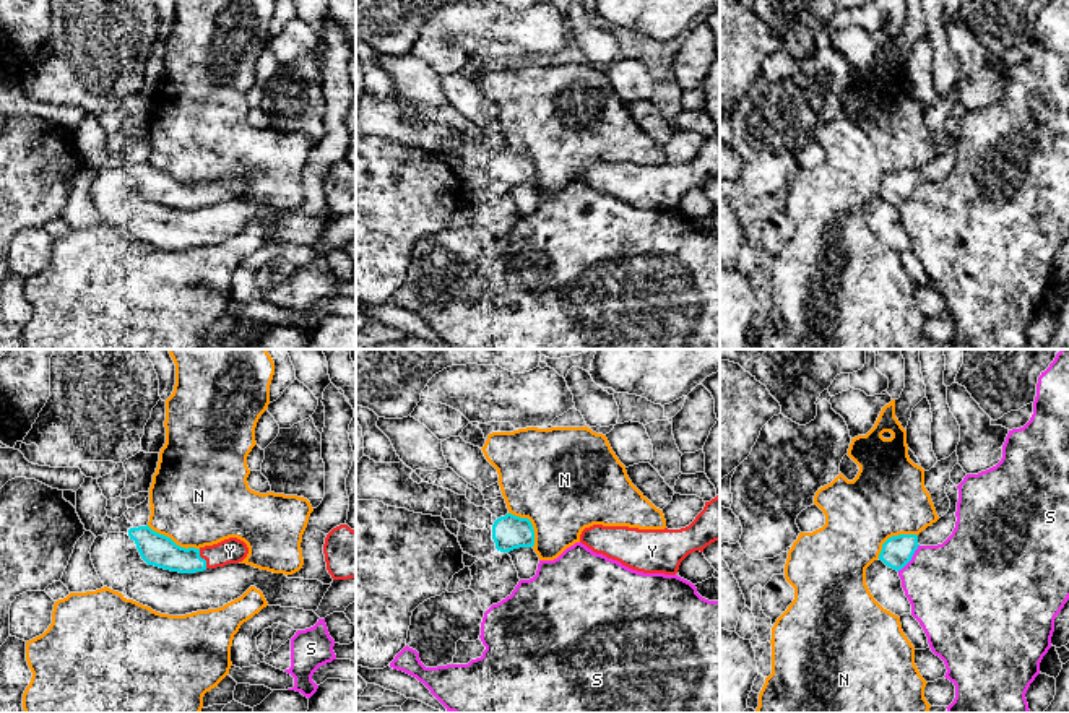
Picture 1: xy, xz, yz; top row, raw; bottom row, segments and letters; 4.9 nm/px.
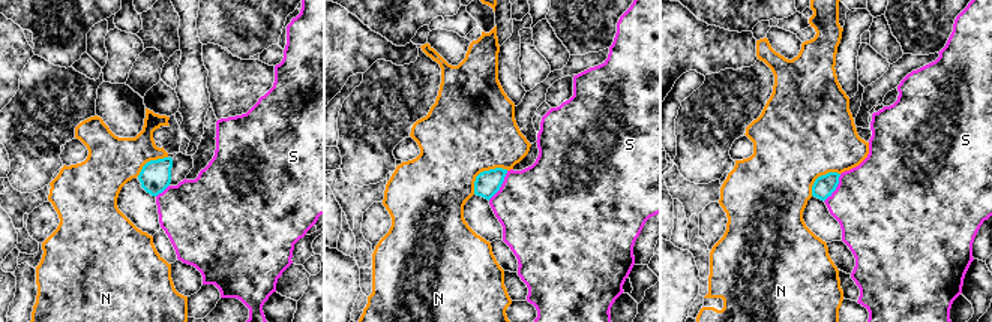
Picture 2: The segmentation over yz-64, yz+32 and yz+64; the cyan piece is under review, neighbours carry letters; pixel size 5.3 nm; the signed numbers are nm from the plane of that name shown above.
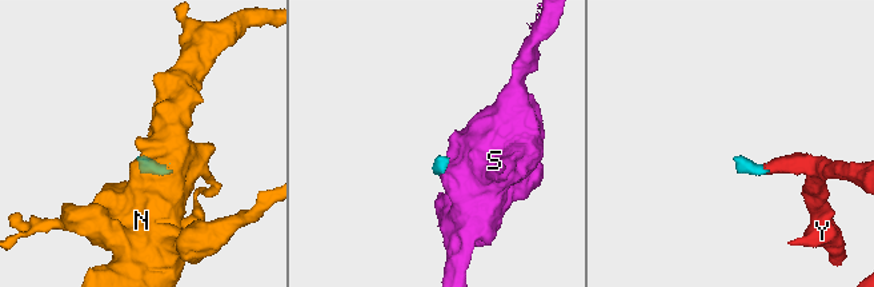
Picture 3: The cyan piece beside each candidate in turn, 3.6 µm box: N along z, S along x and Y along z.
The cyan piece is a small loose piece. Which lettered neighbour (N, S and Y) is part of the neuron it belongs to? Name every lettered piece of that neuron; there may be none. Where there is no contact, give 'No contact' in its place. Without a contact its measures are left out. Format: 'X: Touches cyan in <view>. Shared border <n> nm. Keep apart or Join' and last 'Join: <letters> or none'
N: Touches cyan in xy. Shared border 300 nm. Keep apart
S: Touches cyan in yz. Shared border 170 nm. Keep apart
Y: Touches cyan in xy. Shared border 100 nm. Join
Join: Y

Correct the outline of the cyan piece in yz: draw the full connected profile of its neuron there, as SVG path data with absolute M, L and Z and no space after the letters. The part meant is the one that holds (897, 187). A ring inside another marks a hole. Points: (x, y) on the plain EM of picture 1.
M916 171L892 172L882 180L879 197L898 208L911 197L918 182Z

